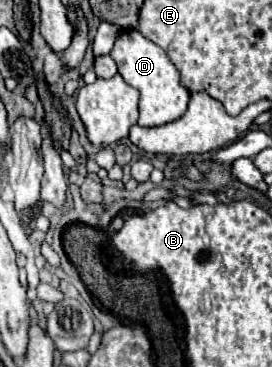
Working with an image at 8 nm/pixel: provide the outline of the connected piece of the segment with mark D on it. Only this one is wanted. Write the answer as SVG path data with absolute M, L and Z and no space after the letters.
M125 30L111 50L119 74L127 84L139 90L139 126L163 126L185 114L189 104L189 90L181 84L179 72L169 60L167 52L155 42L147 40L139 30Z

